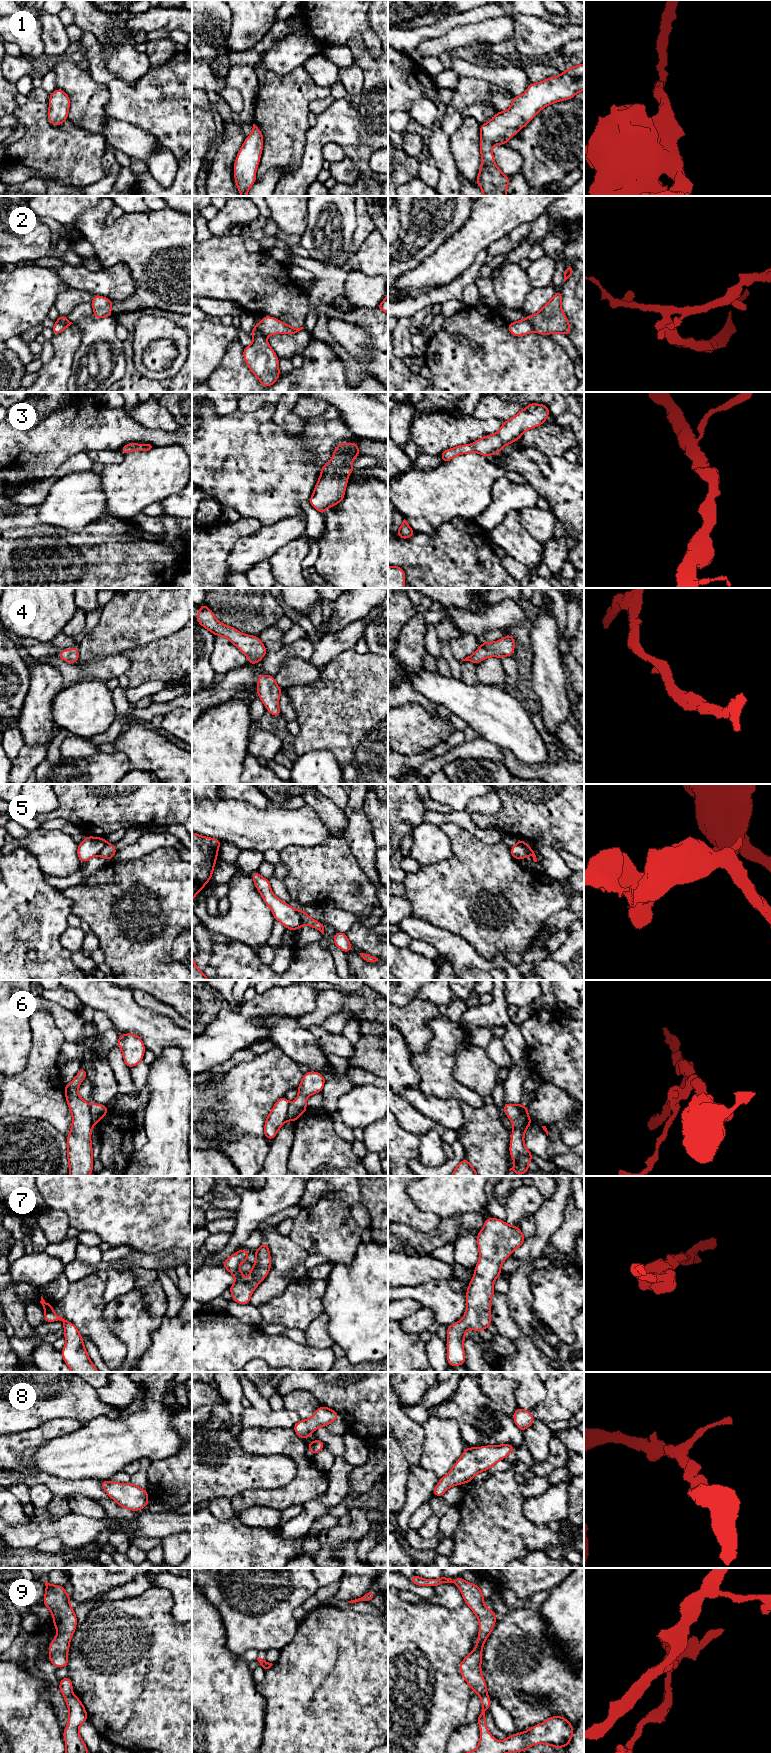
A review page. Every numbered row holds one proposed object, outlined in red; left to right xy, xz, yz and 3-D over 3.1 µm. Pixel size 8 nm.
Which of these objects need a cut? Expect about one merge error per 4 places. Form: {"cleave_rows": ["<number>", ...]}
{"cleave_rows": ["2", "5", "6", "9"]}

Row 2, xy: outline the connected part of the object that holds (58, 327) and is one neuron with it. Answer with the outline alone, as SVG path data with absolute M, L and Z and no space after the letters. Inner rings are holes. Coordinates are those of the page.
M57 320L57 321L55 321L54 326L52 327L52 332L54 335L58 335L58 334L62 333L71 324L73 324L73 323L70 321L67 324L63 324Z

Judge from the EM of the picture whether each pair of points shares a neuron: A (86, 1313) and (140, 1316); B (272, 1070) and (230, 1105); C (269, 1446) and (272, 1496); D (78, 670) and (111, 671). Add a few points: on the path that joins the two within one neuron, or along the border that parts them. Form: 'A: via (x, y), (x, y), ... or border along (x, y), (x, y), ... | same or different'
A: border along (105, 1303), (103, 1311), (104, 1322), (114, 1335) | different
B: via (262, 1079), (240, 1101) | same
C: via (289, 1448), (301, 1460), (301, 1479), (292, 1488) | same
D: via (86, 670), (103, 670) | same

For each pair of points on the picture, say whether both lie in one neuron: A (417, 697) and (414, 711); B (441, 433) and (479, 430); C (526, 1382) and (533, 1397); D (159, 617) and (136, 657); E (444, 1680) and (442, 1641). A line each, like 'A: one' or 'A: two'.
A: two
B: one
C: one
D: two
E: one

